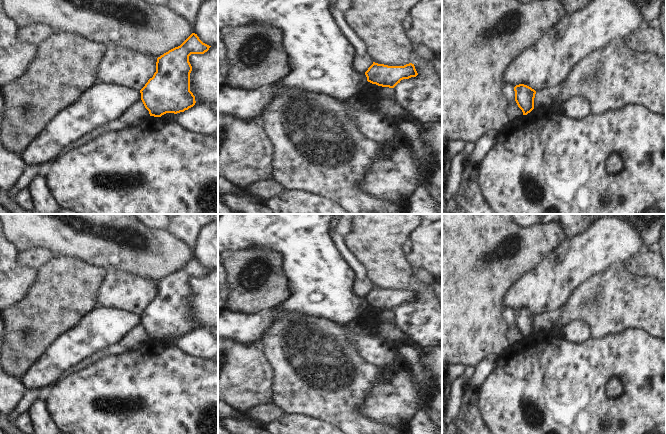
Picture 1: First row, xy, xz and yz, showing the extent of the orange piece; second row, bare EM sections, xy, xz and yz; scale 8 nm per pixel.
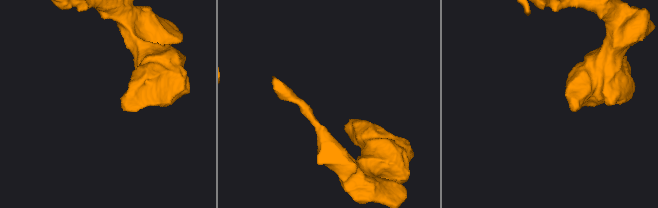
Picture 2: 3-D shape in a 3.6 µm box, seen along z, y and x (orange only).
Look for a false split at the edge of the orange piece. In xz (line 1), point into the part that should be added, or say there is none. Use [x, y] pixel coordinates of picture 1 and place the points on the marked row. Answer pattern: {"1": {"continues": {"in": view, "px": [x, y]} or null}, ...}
{"1": {"continues": null}}

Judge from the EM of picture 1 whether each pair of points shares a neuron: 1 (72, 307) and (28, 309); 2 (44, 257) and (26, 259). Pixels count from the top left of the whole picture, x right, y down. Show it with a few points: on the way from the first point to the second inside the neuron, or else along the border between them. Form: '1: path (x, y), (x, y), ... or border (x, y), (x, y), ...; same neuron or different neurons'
1: path (61, 307), (39, 309); same neuron
2: path (40, 257), (30, 259); same neuron

